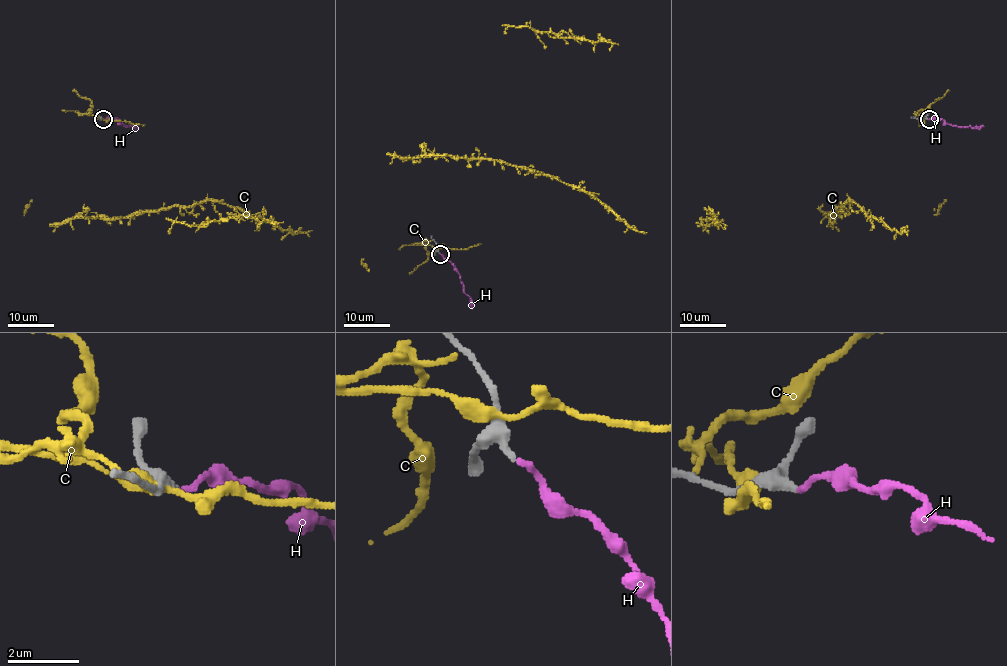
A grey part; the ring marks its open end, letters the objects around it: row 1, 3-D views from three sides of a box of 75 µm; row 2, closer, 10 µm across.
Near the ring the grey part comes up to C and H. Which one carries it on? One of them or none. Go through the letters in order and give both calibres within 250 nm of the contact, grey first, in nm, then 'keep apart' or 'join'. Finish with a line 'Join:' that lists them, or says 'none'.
C: 360 nm thick on the grey side, 320 nm on the other; keep apart
H: 240 nm thick on the grey side, 160 nm on the other; join
Join: H

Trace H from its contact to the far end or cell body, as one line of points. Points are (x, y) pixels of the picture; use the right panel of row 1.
H: (928, 119), (942, 119), (950, 125), (984, 126)

